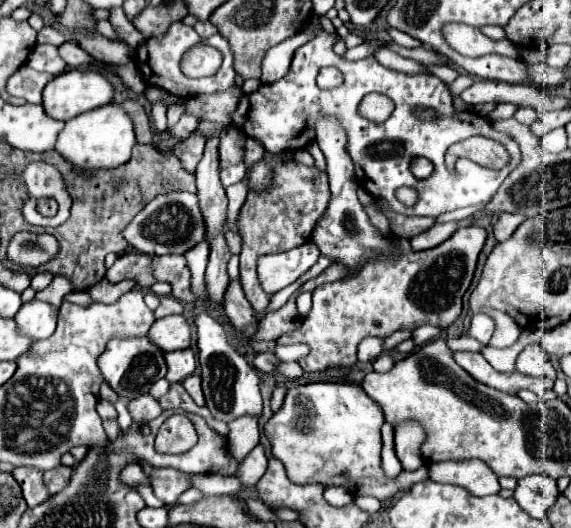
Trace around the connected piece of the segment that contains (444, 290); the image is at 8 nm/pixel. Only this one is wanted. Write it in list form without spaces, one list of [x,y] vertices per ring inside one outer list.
[[[469,226],[459,228],[449,240],[431,250],[413,252],[405,238],[391,236],[395,252],[387,258],[375,258],[357,276],[315,288],[313,308],[301,328],[276,342],[309,344],[311,354],[299,364],[305,372],[315,372],[329,366],[353,366],[357,362],[357,346],[367,336],[387,338],[401,328],[417,328],[423,324],[447,328],[461,314],[461,300],[473,280],[485,240],[485,228]]]

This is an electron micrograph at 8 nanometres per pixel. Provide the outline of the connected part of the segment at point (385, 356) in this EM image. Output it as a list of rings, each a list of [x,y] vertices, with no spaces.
[[[383,353],[373,362],[373,369],[376,372],[384,373],[392,369],[395,361],[389,353]]]

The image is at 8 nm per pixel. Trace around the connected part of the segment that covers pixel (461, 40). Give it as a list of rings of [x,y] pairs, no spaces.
[[[449,24],[445,30],[445,38],[452,48],[459,49],[461,54],[477,58],[485,54],[505,54],[509,58],[519,58],[517,48],[509,40],[491,40],[483,36],[477,28],[467,24]]]

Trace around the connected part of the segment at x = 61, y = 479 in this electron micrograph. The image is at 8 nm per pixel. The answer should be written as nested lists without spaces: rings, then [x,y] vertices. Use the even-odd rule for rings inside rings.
[[[57,466],[53,470],[47,470],[43,474],[43,480],[47,484],[49,494],[61,492],[61,488],[65,488],[65,484],[69,482],[69,476],[71,476],[71,468],[67,468],[67,466]]]

